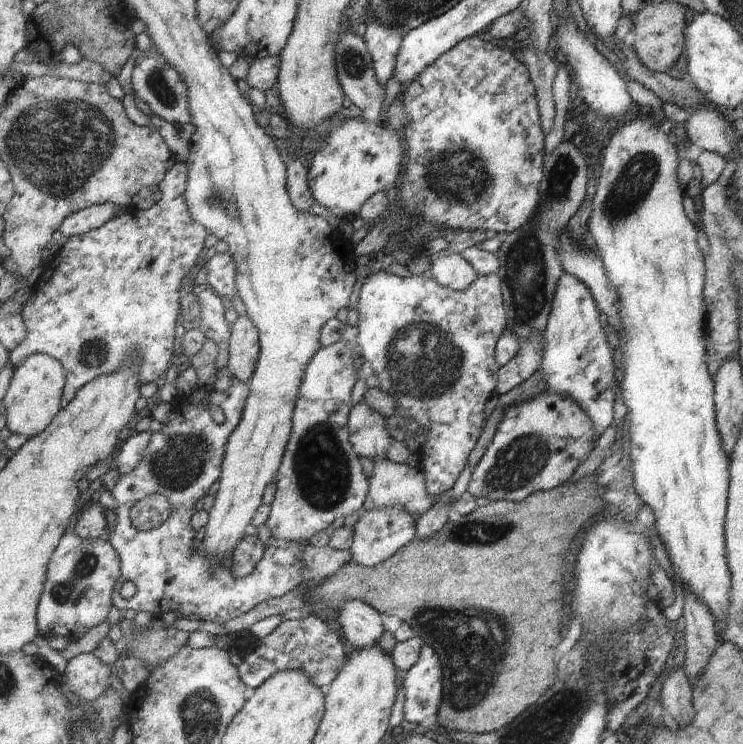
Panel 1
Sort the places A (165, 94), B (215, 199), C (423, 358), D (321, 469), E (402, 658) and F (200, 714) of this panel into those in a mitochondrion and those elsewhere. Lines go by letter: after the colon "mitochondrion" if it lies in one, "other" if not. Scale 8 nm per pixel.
A: mitochondrion
B: mitochondrion
C: mitochondrion
D: mitochondrion
E: other
F: mitochondrion

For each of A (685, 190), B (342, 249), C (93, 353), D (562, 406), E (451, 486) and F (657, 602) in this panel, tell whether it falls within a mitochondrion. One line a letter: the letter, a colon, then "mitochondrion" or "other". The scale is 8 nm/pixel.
A: other
B: other
C: mitochondrion
D: other
E: other
F: other

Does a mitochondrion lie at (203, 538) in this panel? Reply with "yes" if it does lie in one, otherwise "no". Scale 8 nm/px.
no

